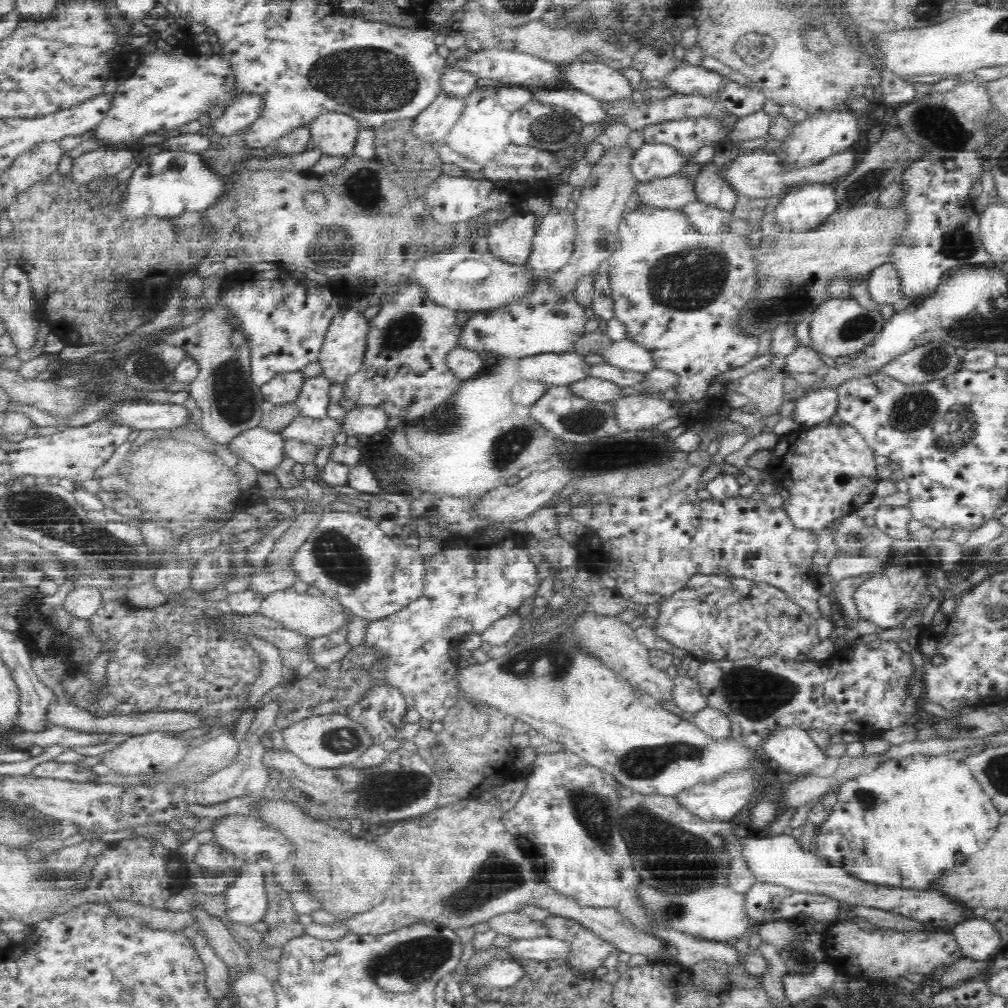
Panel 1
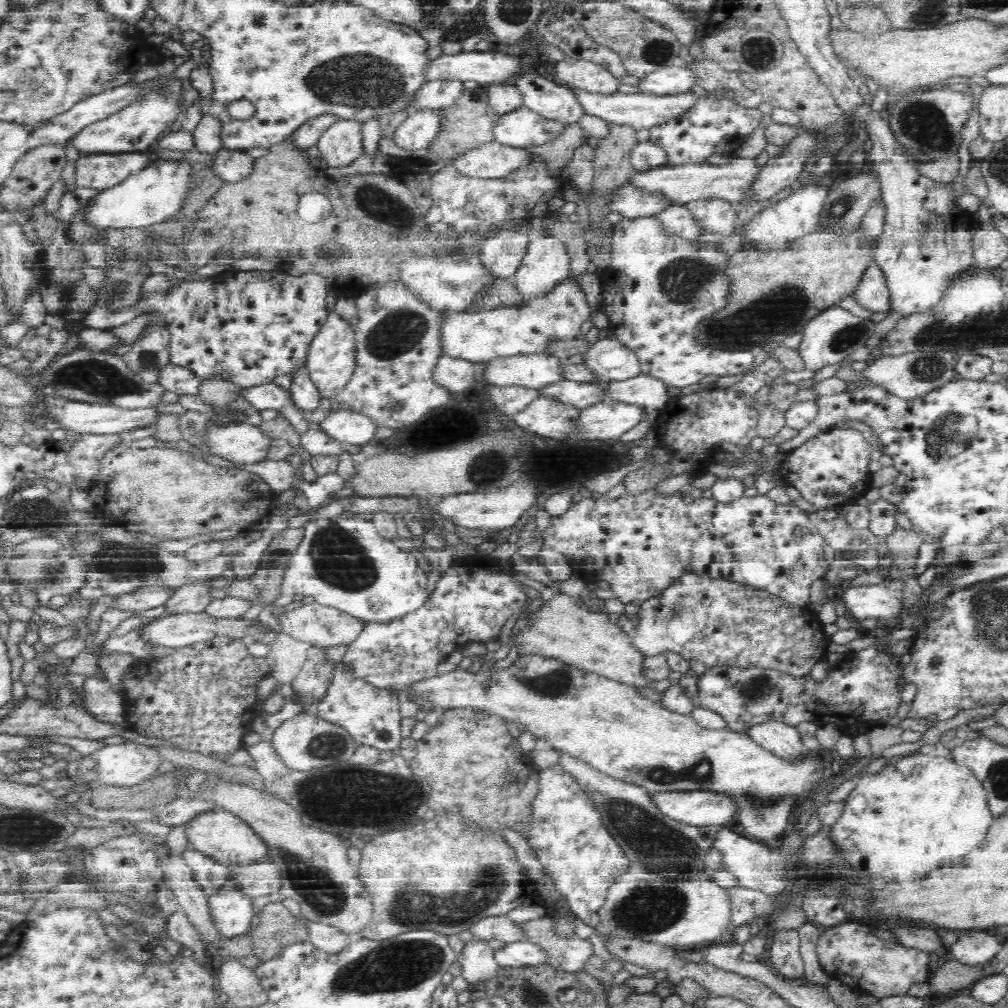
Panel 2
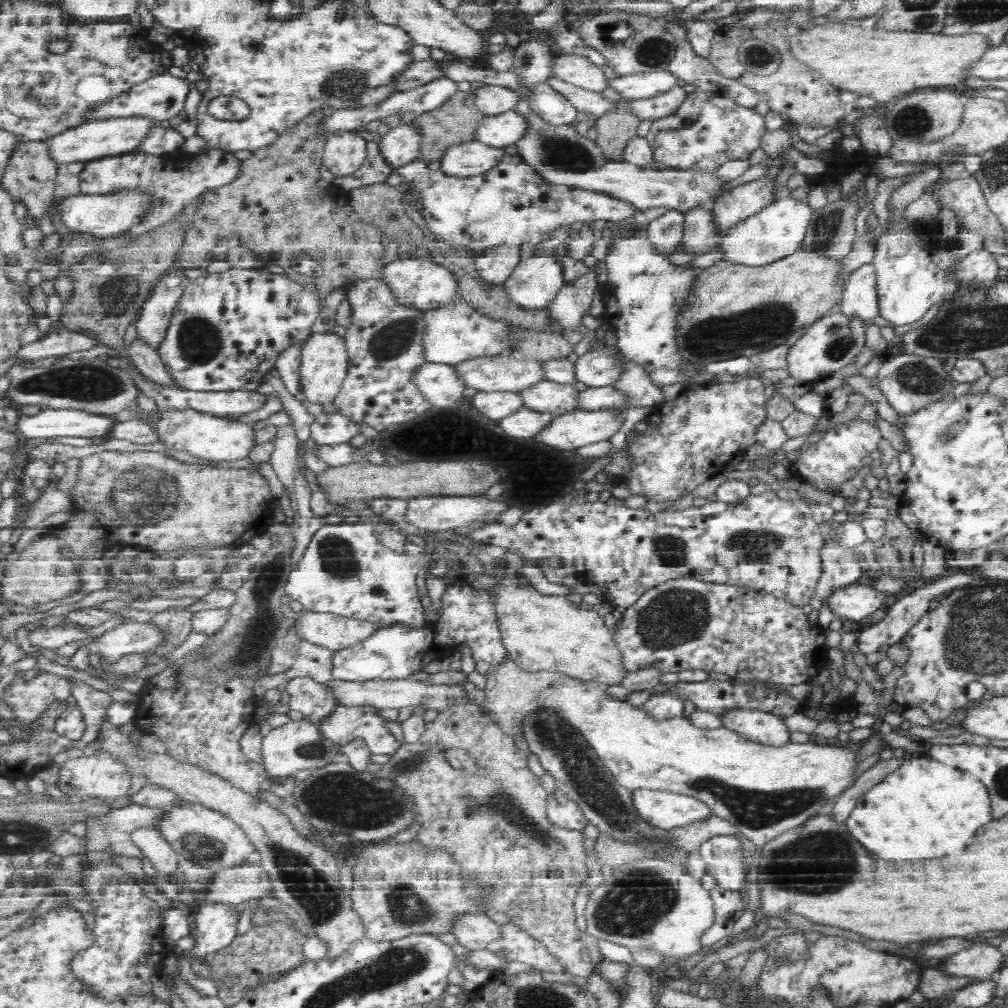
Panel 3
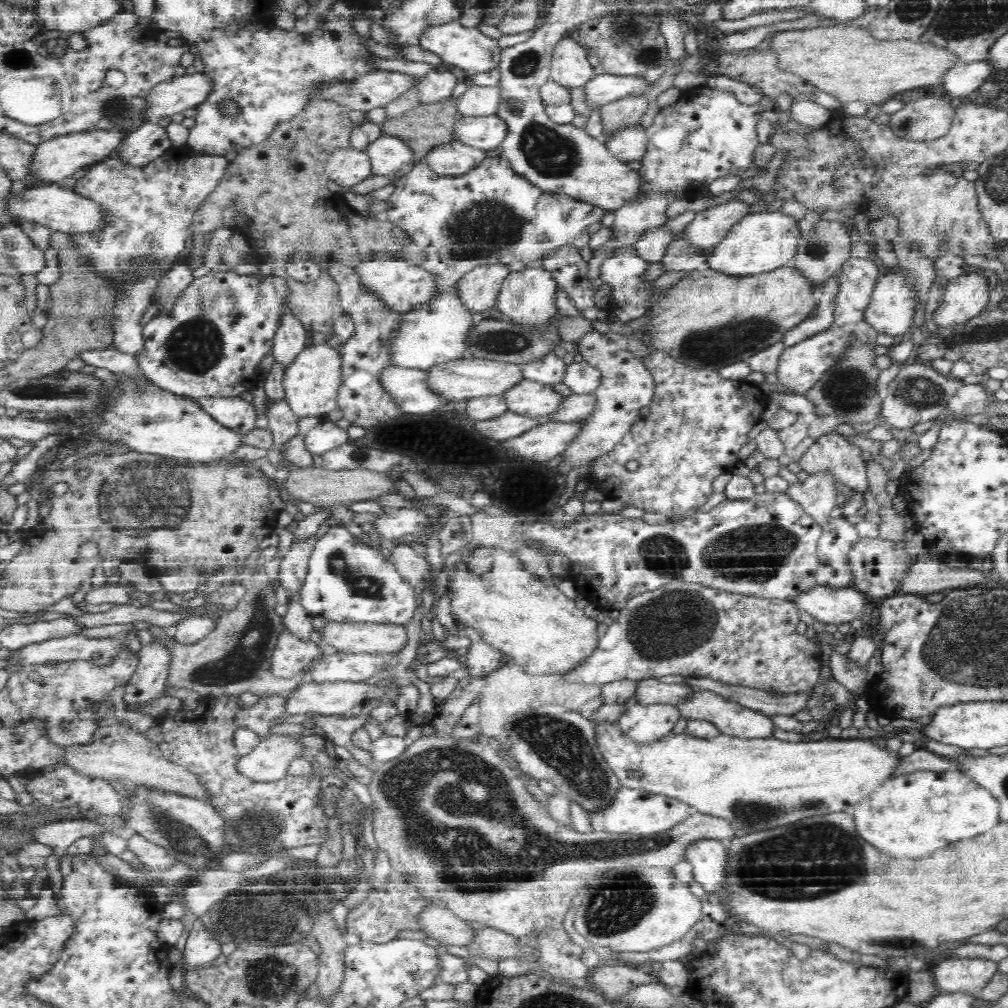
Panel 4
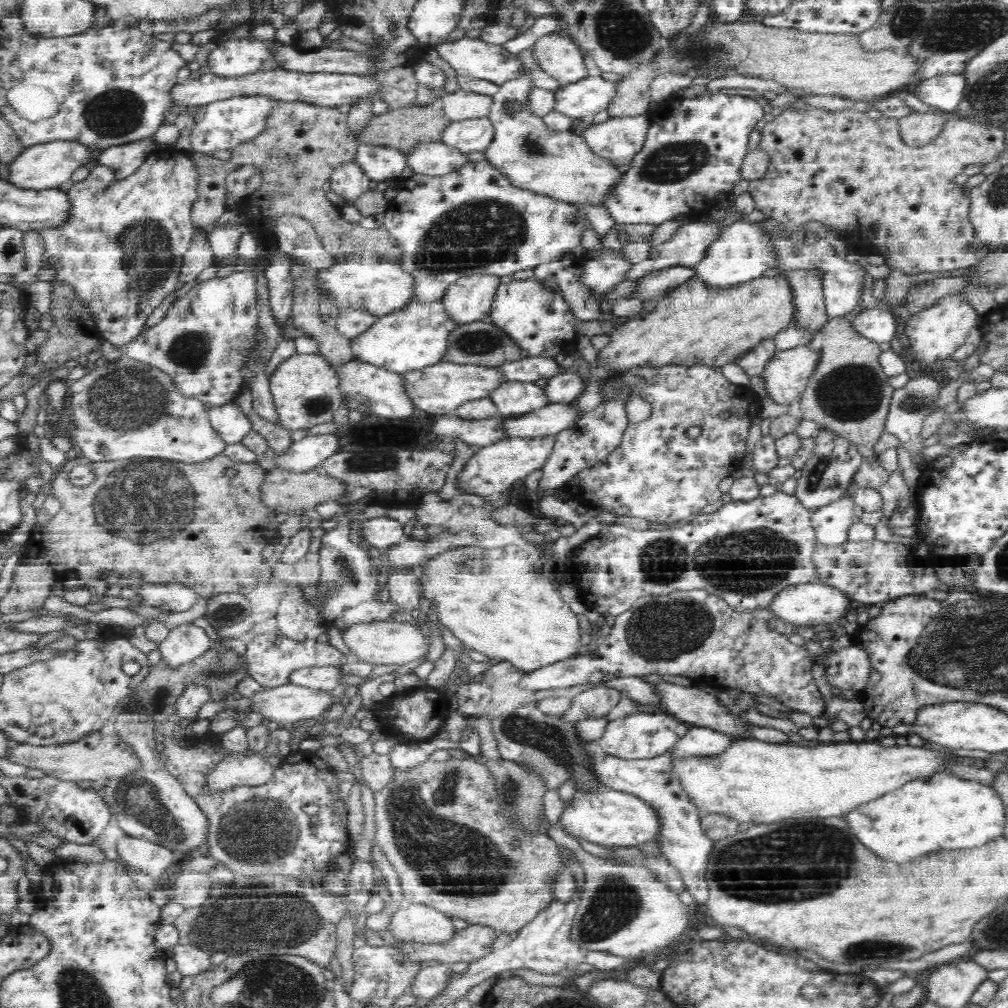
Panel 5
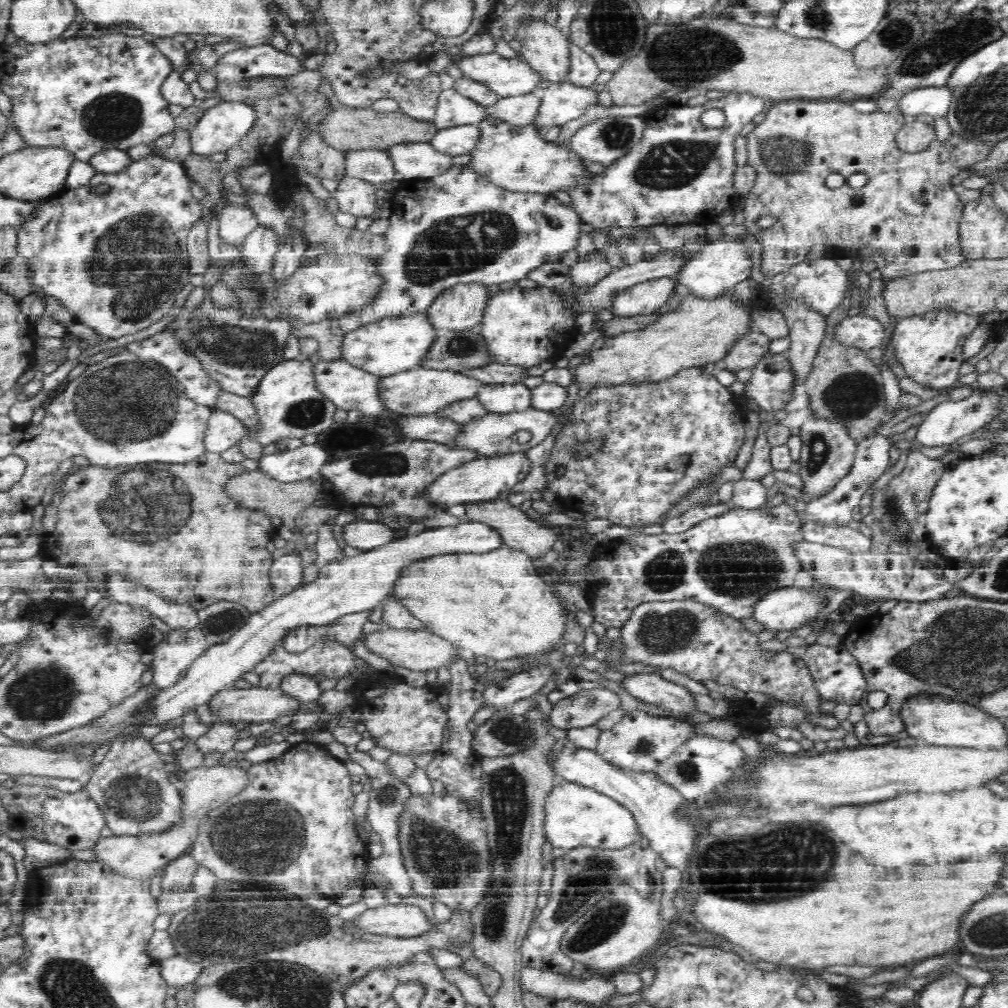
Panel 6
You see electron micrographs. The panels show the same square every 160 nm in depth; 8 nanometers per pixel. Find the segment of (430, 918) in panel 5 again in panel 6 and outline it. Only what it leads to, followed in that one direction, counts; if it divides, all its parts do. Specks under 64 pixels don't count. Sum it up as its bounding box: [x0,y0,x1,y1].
[356,904,436,937]

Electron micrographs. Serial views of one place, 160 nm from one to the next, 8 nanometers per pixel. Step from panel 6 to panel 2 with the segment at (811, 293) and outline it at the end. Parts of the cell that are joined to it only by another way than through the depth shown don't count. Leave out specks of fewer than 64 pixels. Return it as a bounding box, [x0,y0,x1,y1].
[853,262,893,313]

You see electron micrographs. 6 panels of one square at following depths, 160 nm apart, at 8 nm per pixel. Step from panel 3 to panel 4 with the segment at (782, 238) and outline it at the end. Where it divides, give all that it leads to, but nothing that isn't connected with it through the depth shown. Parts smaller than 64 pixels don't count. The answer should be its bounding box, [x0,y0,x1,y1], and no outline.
[705,208,801,274]

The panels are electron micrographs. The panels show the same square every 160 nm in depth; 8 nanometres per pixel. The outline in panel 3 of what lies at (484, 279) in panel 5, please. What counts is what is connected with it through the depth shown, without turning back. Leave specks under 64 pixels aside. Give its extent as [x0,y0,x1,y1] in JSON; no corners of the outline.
[474,242,520,285]

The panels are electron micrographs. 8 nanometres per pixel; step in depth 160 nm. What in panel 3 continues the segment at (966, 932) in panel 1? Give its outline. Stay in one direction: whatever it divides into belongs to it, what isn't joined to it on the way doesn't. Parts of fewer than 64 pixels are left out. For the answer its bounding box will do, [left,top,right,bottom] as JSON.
[944,943,1005,980]

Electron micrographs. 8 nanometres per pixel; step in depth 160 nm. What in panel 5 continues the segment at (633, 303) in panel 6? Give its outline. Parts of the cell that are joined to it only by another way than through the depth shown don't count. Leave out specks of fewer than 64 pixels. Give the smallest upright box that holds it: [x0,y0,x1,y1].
[636,264,696,301]

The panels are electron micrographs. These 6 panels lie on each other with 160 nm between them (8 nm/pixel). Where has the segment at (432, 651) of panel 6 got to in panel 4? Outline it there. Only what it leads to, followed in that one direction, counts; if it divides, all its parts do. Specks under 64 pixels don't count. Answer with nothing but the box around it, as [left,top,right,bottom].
[320,620,407,652]

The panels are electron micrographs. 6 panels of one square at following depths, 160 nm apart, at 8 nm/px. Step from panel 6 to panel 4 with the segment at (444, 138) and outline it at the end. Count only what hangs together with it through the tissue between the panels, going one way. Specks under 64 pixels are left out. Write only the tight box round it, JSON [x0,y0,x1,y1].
[454,114,509,150]

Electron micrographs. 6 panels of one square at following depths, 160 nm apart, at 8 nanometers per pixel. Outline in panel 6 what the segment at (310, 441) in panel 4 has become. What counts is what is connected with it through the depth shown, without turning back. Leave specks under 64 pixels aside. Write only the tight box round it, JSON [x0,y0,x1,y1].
[258,442,328,482]

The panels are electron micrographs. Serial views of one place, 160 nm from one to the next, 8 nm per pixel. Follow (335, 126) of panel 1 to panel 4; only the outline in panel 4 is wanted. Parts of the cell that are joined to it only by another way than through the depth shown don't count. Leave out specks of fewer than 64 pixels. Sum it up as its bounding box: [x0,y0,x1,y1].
[325,144,373,188]

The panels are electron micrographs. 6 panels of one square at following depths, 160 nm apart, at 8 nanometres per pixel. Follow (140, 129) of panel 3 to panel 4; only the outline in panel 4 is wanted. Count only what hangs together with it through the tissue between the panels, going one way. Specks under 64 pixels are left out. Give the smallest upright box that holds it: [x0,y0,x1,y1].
[31,127,138,183]

